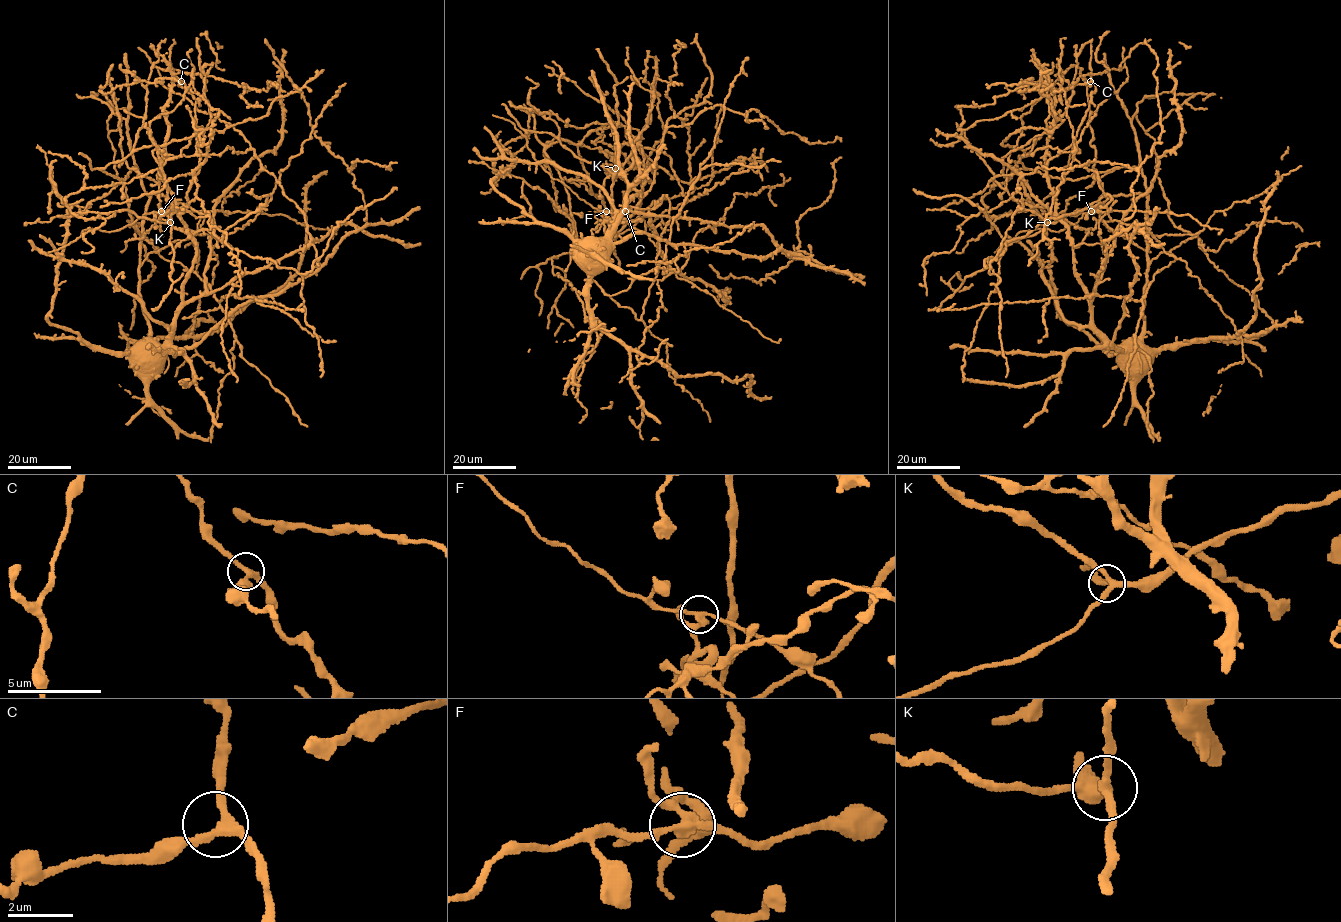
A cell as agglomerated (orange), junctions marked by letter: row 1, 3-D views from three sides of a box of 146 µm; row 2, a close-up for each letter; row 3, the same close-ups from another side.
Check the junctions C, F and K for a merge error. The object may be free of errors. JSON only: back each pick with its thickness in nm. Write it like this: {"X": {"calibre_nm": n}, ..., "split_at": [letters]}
{"F": {"calibre_nm": 280}, "split_at": ["F"]}

